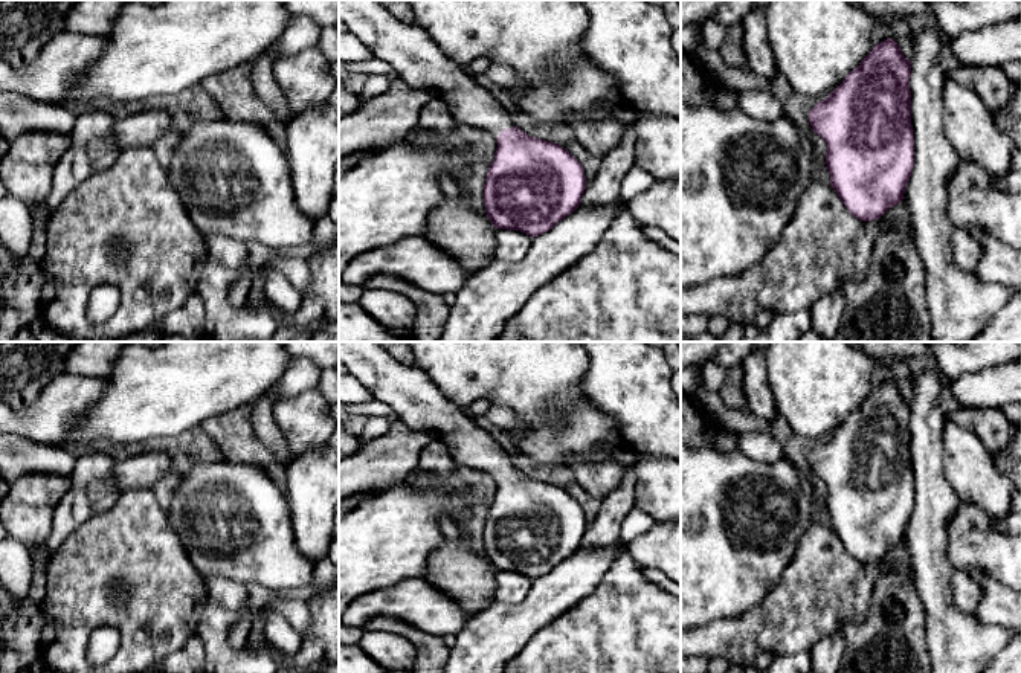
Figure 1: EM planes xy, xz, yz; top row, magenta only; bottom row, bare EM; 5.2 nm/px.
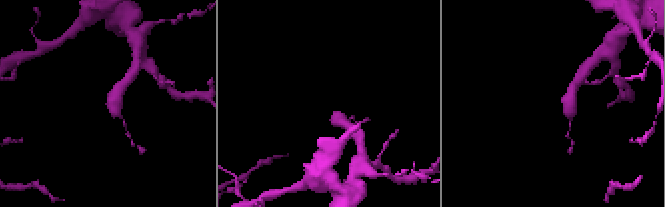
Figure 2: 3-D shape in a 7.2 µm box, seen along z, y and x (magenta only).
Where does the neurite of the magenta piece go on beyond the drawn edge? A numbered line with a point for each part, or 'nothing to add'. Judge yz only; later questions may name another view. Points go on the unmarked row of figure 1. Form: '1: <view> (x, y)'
nothing to add

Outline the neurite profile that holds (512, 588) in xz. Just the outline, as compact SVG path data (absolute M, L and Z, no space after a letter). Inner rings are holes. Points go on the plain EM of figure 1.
M496 572L494 600L499 603L516 604L525 600L533 580L520 572Z

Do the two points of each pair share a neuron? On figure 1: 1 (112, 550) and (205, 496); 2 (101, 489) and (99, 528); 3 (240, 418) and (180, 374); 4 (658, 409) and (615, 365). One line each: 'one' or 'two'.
1: two
2: two
3: two
4: one

